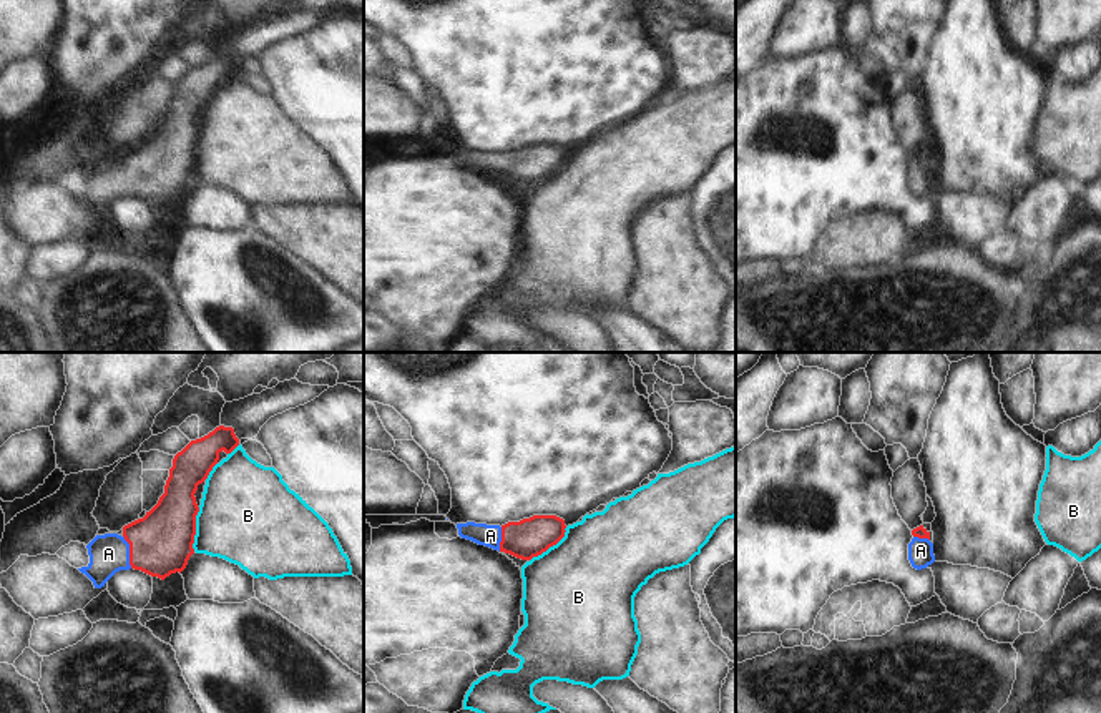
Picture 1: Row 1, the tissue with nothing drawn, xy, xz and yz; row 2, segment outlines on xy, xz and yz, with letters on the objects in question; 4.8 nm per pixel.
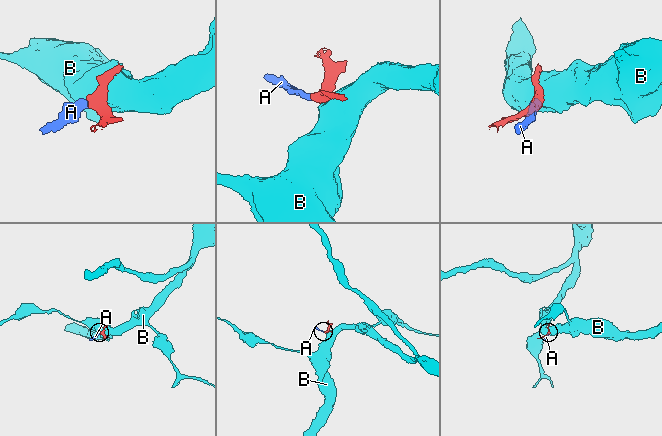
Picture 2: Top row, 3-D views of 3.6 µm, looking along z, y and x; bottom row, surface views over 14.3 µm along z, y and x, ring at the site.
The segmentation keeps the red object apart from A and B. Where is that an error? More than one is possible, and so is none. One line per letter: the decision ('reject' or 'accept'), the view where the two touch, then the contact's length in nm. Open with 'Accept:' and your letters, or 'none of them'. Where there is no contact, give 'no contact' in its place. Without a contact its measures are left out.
Accept: A
A: accept; meets red in xy; contact 170 nm long
B: reject; meets red in xy; contact 220 nm long

